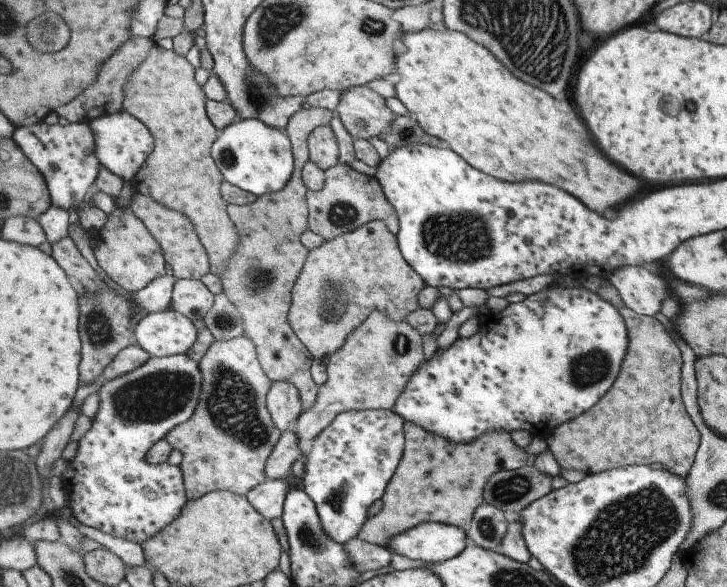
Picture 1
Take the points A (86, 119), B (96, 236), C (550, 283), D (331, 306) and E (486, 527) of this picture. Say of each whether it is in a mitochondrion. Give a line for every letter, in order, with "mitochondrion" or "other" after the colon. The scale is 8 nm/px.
A: other
B: other
C: other
D: mitochondrion
E: mitochondrion

